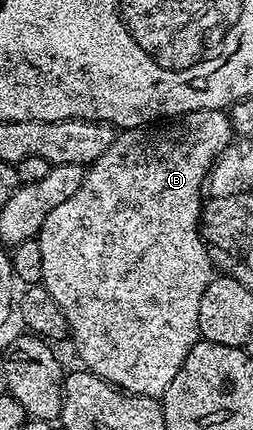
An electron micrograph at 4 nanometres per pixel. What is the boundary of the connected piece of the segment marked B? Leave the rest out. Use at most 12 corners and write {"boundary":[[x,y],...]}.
{"boundary":[[226,110],[133,130],[37,232],[79,363],[161,399],[200,341]]}

